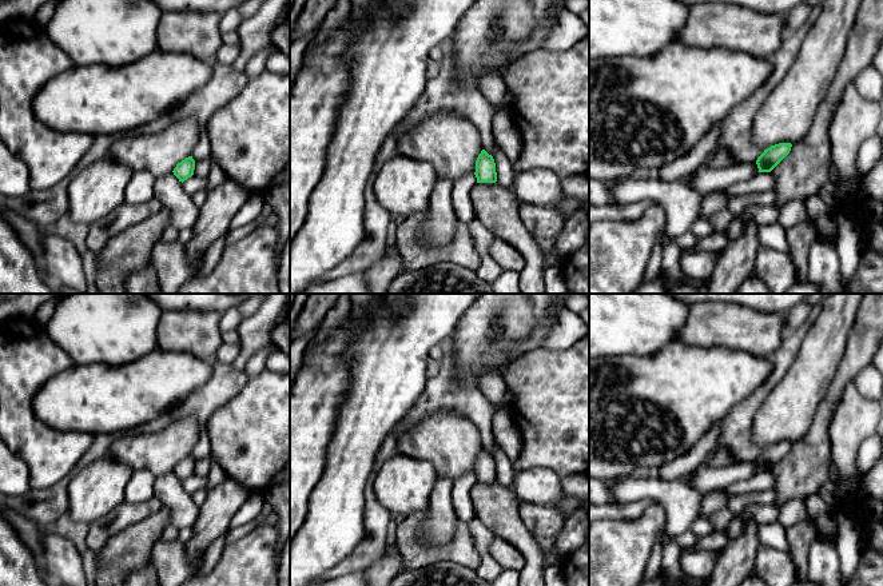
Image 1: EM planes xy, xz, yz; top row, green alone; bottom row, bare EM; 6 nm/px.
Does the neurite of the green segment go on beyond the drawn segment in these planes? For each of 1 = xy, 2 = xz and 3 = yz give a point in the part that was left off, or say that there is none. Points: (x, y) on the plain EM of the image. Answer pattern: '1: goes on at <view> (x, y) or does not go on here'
1: does not go on here
2: does not go on here
3: does not go on here

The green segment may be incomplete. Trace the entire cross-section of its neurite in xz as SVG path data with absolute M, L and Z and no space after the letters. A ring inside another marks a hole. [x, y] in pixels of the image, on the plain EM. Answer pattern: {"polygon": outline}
{"polygon": "M485 449L481 450L476 459L476 471L477 482L496 482L497 471L496 462L492 454Z"}

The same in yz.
{"polygon": "M779 442L764 449L757 457L759 471L771 471L791 450L791 442Z"}

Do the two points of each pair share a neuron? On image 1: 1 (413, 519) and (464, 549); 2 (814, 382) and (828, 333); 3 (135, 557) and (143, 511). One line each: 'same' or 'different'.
1: same
2: same
3: different

